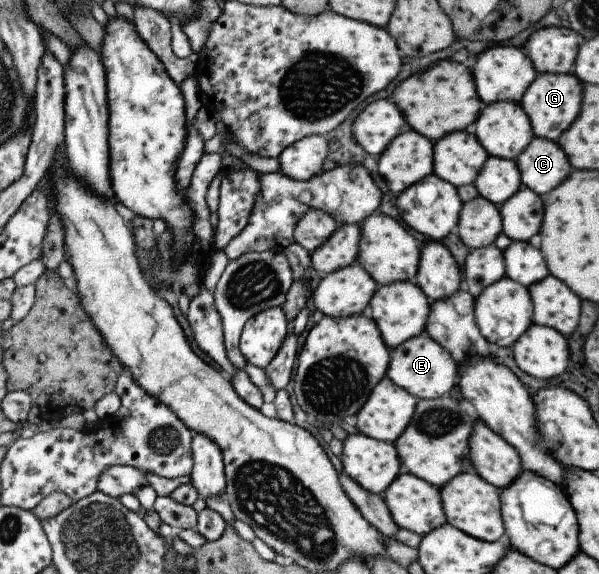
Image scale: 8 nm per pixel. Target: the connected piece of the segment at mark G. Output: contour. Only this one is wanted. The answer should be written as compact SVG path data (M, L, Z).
M537 73L522 93L518 104L528 117L533 136L556 142L561 132L575 119L580 108L582 84L570 73Z

